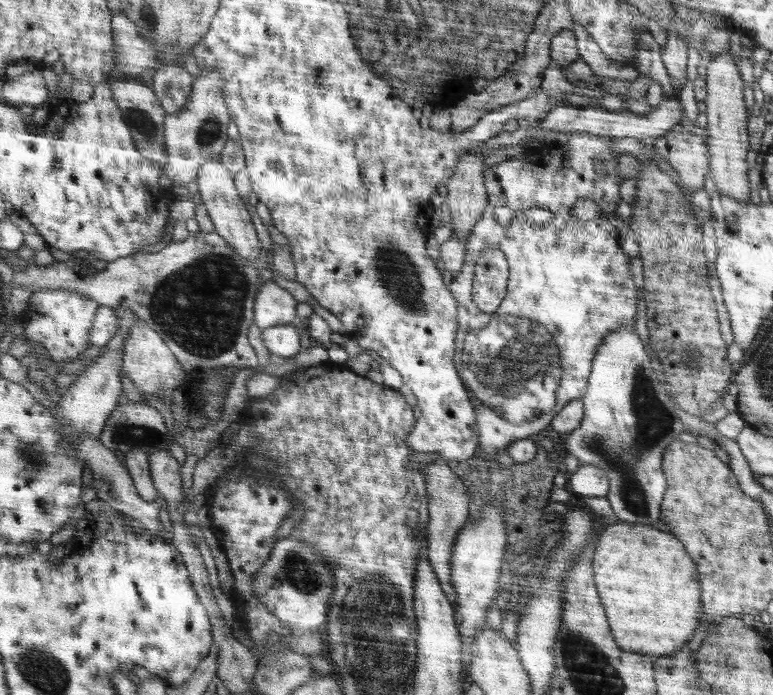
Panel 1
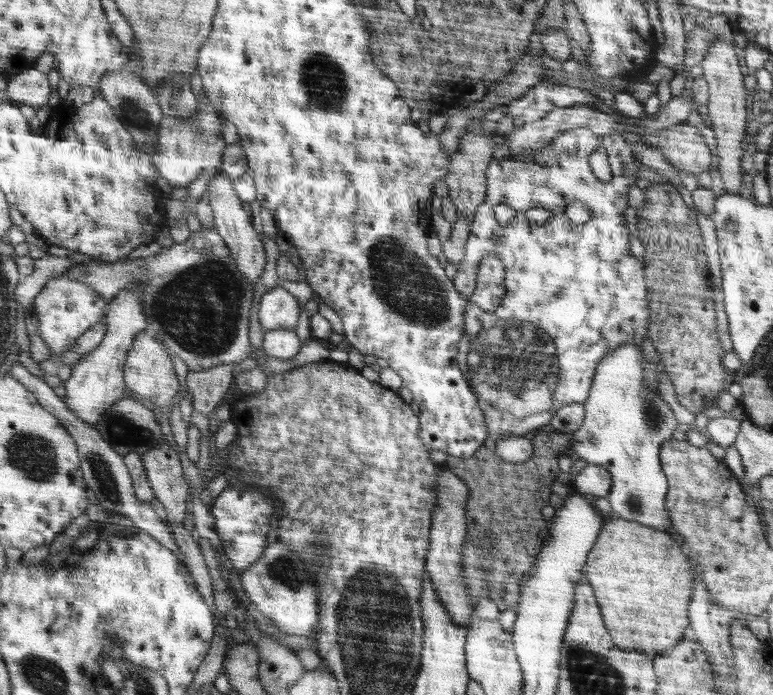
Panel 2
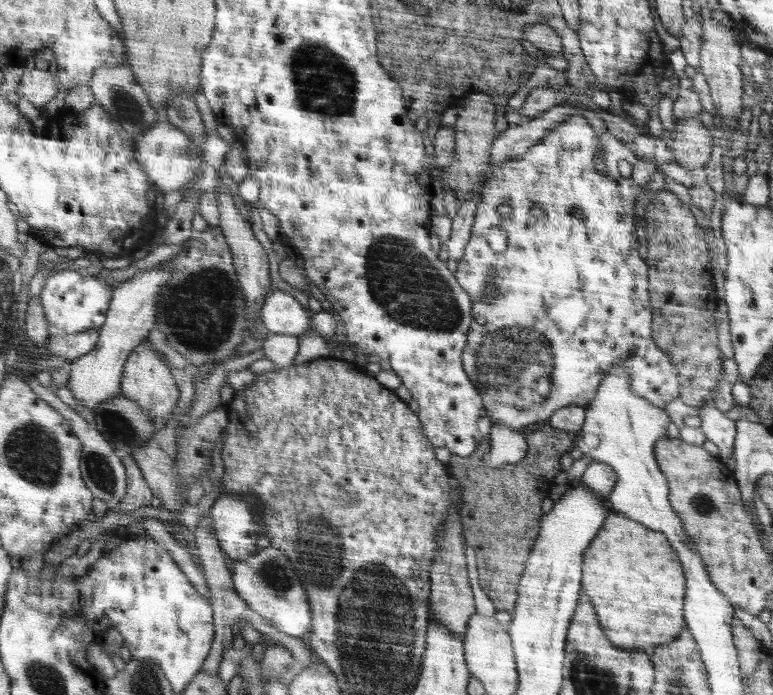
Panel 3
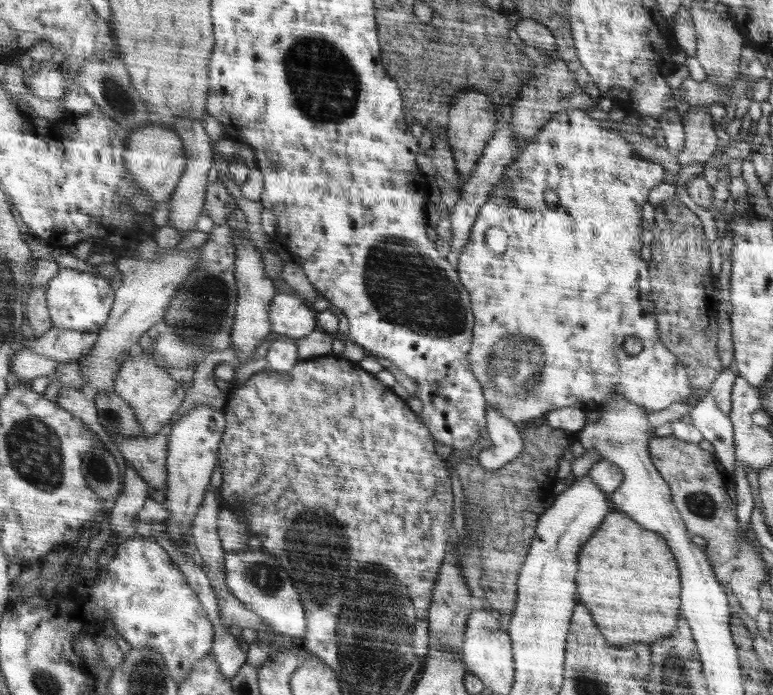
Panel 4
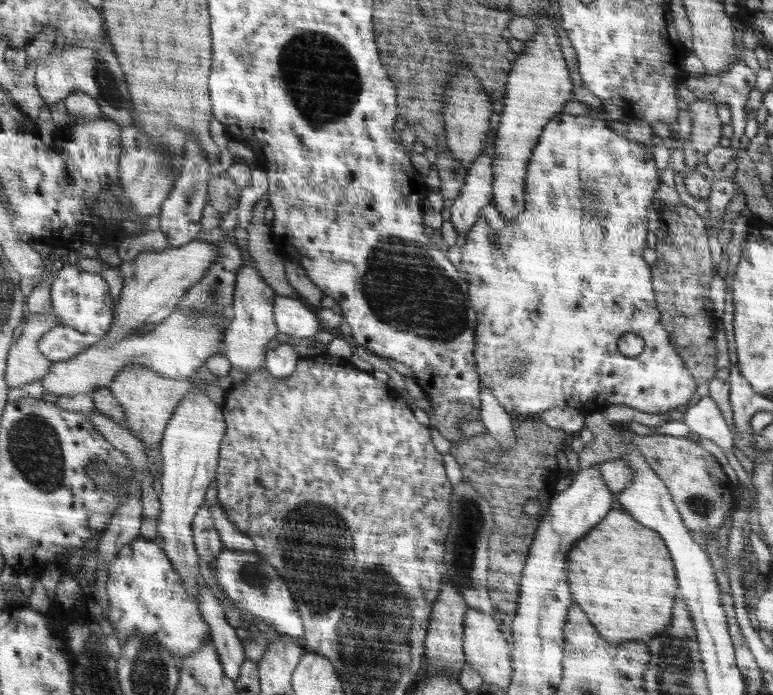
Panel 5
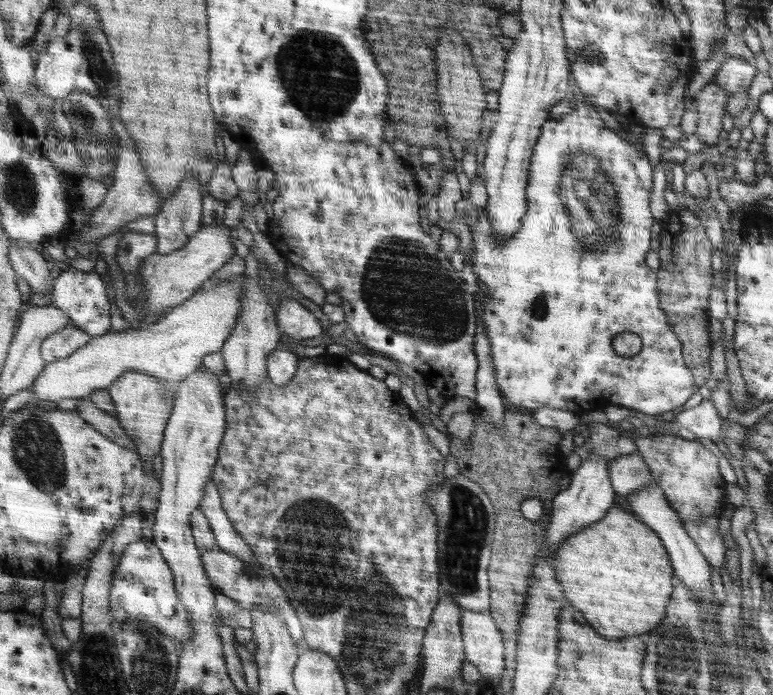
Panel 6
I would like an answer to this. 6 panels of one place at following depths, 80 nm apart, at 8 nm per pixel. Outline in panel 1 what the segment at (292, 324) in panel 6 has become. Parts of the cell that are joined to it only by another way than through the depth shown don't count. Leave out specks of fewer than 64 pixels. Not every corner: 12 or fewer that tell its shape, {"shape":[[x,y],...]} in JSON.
{"shape":[[266,281],[256,298],[260,330],[291,324],[298,312],[294,296]]}

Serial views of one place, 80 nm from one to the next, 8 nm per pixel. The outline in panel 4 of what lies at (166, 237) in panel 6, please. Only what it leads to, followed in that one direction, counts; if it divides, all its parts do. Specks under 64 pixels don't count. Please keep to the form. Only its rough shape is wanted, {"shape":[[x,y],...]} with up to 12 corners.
{"shape":[[176,119],[187,172],[171,199],[170,225],[196,230],[213,166],[200,121]]}

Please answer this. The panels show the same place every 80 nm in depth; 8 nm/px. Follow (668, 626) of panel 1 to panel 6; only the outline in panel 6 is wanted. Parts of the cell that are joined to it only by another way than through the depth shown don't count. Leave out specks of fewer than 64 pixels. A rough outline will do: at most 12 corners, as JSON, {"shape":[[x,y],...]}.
{"shape":[[621,508],[560,546],[568,602],[606,638],[672,594],[656,532]]}

